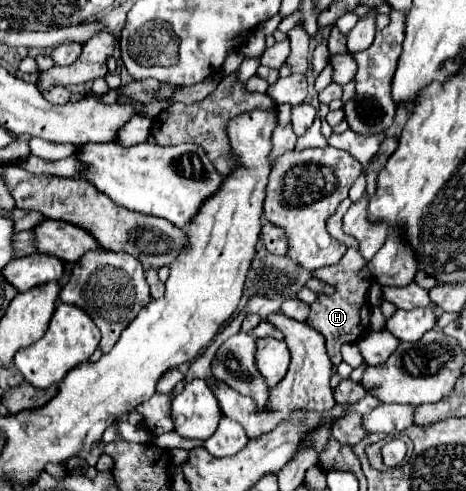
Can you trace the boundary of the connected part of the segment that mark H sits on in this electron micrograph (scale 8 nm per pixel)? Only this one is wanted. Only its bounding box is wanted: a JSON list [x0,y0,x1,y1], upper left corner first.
[307,248,373,366]

